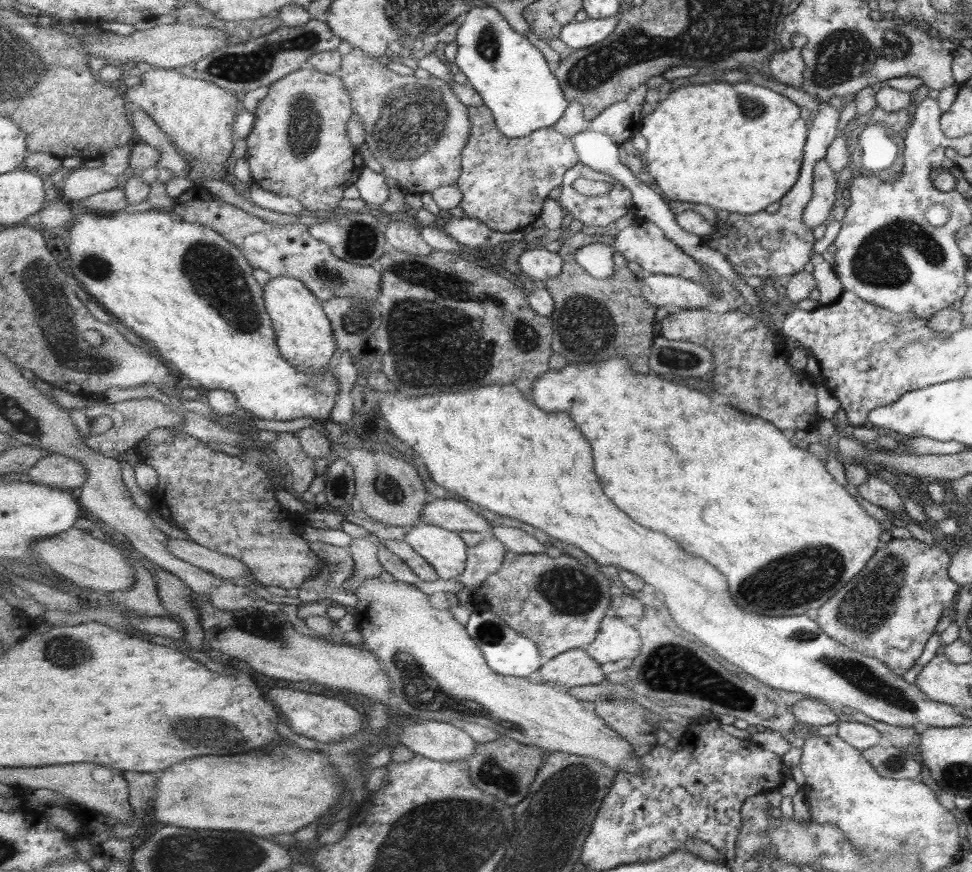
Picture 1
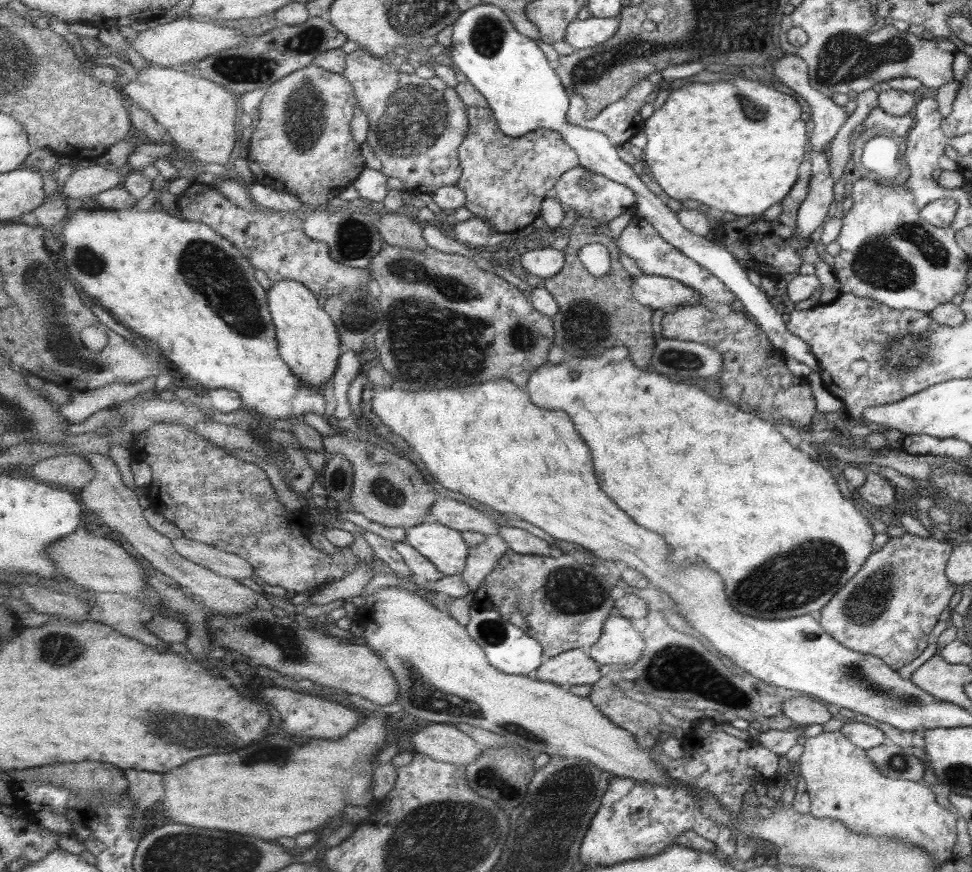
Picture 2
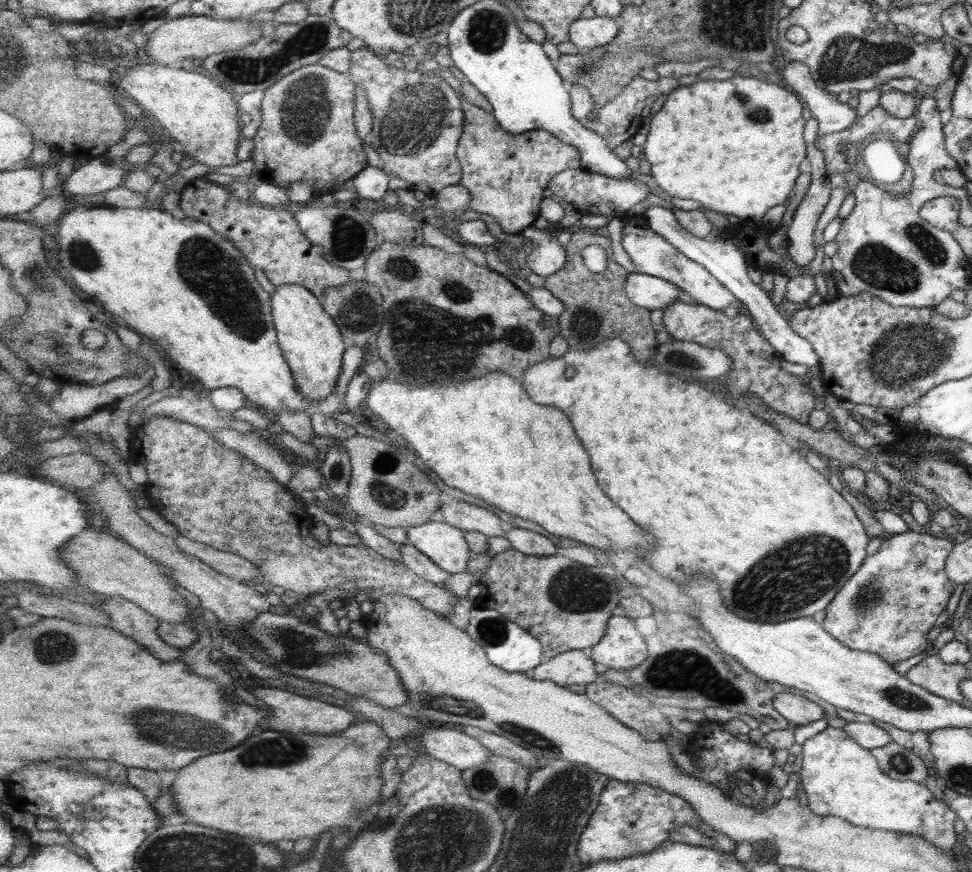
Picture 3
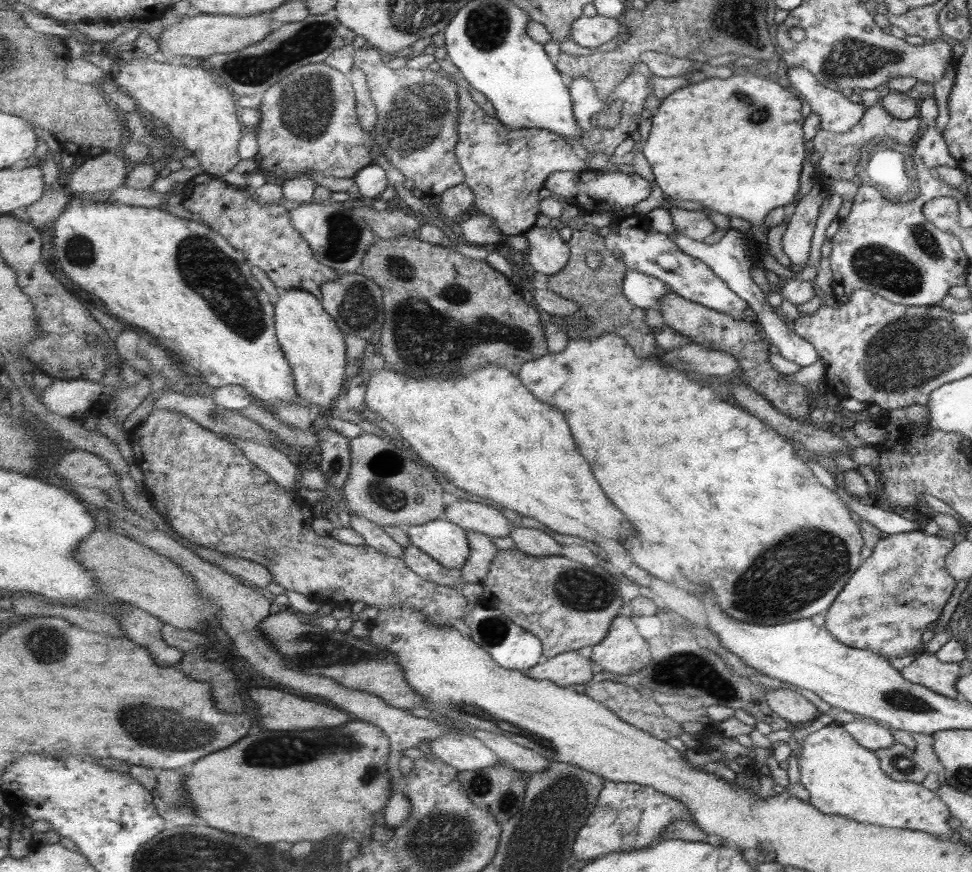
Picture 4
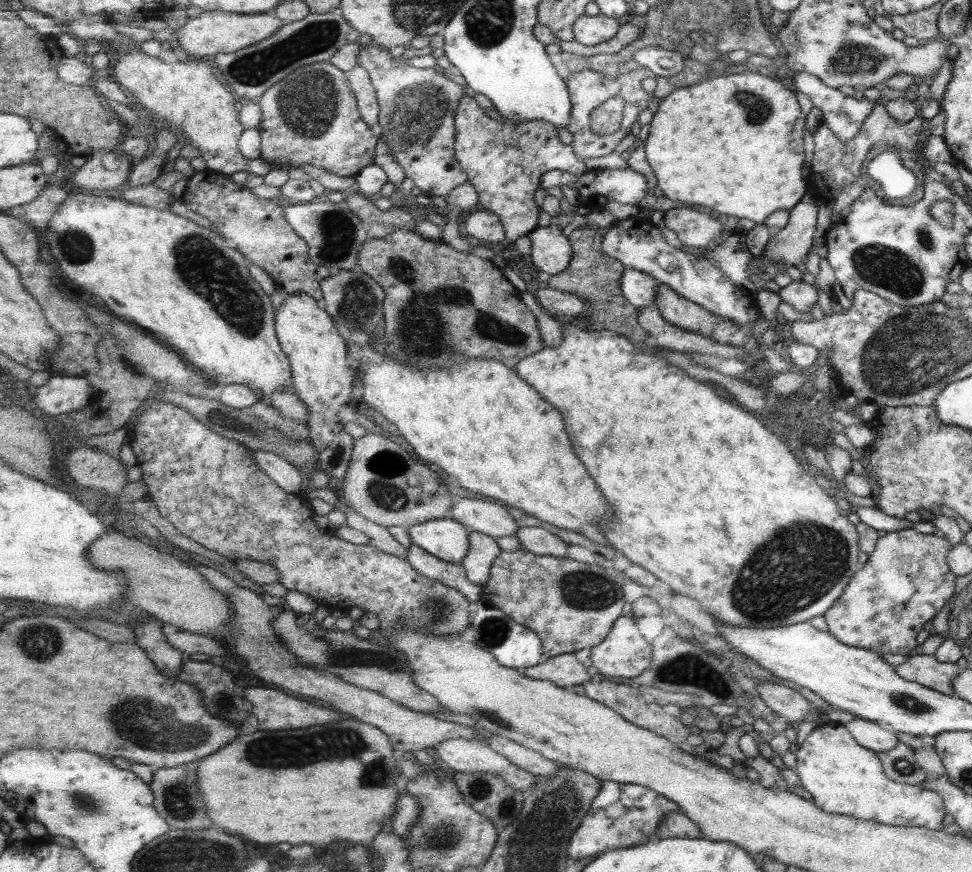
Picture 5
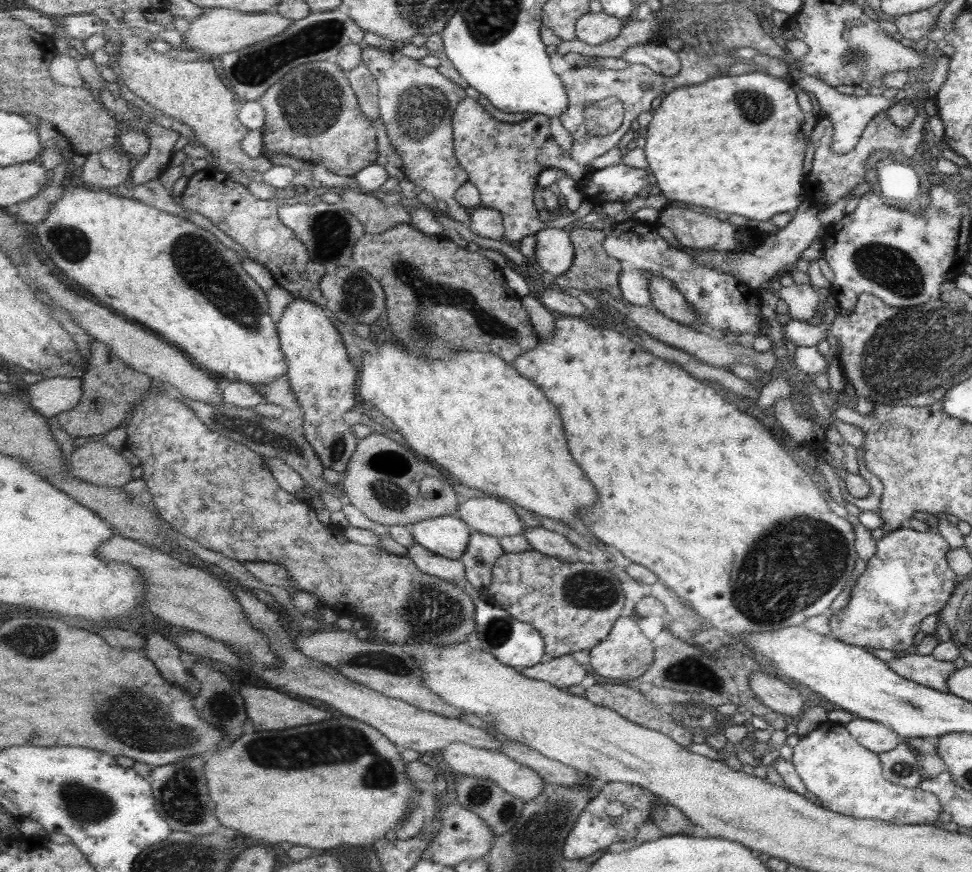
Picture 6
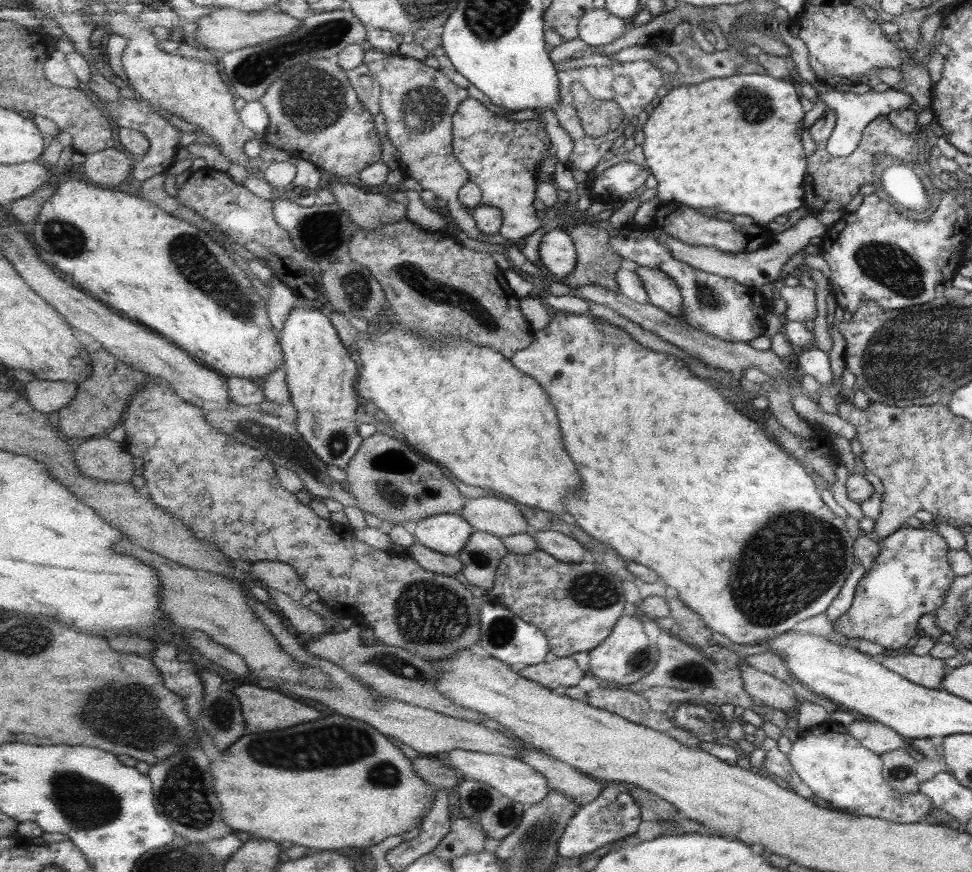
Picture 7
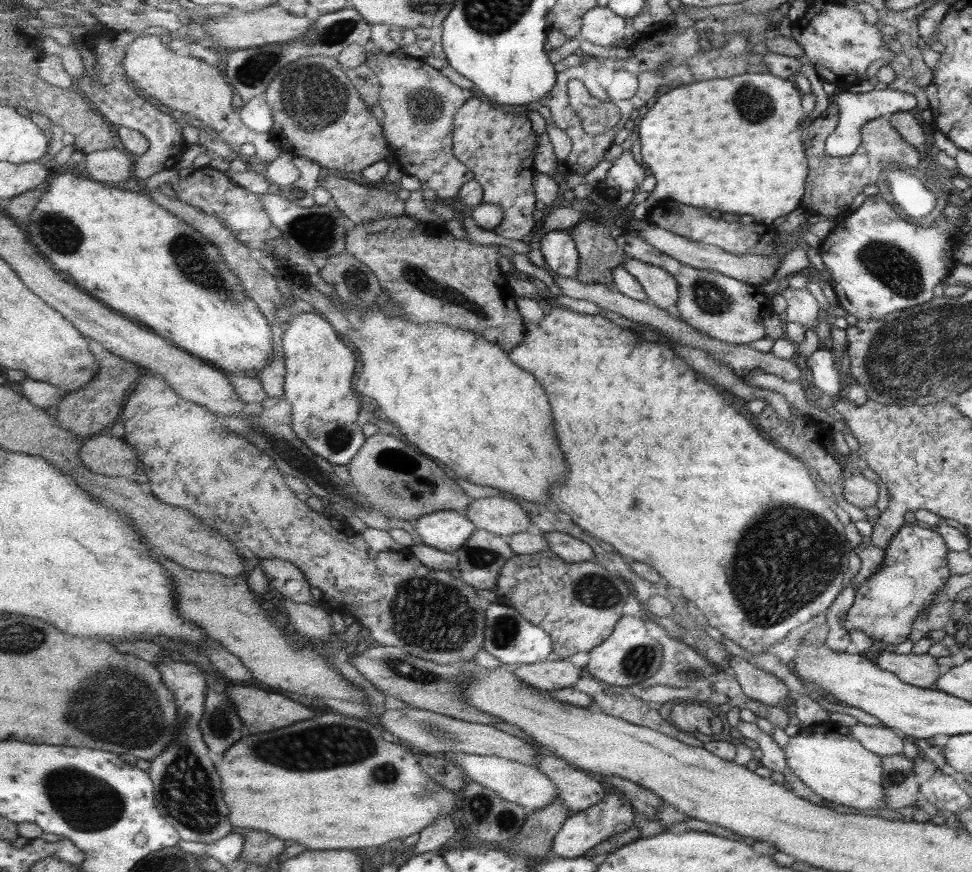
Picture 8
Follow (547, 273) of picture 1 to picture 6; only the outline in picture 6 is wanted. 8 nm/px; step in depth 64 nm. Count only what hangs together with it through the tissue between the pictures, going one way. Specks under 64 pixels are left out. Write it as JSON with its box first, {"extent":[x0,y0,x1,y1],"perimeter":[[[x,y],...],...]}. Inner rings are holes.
{"extent":[535,228,575,278],"perimeter":[[[546,228],[535,235],[536,262],[557,278],[574,266],[575,247],[566,228]]]}

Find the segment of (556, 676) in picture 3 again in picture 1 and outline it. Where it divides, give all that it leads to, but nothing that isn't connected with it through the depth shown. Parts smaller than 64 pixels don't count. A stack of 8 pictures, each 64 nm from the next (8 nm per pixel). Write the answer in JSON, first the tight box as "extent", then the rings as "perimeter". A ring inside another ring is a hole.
{"extent":[539,648,607,689],"perimeter":[[[574,648],[546,660],[539,672],[542,682],[563,689],[607,683],[607,676],[603,674],[601,664],[585,648]]]}

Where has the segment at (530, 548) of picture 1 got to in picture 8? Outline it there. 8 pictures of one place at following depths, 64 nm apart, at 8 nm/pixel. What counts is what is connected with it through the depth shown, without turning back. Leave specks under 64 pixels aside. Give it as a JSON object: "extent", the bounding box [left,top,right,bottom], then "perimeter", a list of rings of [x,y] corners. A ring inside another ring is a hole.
{"extent":[544,529,599,563],"perimeter":[[[561,529],[546,532],[544,535],[550,550],[561,556],[563,560],[571,563],[599,560],[599,555],[595,554],[595,550],[587,542],[574,538]]]}

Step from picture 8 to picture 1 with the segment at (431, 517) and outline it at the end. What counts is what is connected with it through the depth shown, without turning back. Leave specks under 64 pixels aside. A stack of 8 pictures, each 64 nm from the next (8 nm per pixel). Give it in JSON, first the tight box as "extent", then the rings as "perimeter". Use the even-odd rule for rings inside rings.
{"extent":[405,524,470,580],"perimeter":[[[425,524],[406,532],[405,539],[436,568],[441,579],[458,580],[466,571],[470,546],[460,533]]]}

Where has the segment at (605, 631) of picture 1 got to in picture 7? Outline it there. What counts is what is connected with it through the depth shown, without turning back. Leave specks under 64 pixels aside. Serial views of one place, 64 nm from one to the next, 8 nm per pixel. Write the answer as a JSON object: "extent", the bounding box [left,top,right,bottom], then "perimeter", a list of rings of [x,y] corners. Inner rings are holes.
{"extent":[590,615,659,685],"perimeter":[[[623,615],[614,631],[597,648],[590,650],[590,670],[594,676],[615,681],[619,685],[633,684],[655,670],[659,655],[655,641],[651,639],[641,621],[641,615]]]}

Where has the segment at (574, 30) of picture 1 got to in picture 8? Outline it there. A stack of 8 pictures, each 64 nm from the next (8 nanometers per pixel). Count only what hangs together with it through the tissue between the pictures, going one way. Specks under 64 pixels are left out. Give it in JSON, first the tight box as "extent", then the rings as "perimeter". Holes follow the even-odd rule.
{"extent":[579,6,630,46],"perimeter":[[[597,6],[585,14],[579,37],[601,46],[615,46],[630,35],[630,20],[608,6]]]}

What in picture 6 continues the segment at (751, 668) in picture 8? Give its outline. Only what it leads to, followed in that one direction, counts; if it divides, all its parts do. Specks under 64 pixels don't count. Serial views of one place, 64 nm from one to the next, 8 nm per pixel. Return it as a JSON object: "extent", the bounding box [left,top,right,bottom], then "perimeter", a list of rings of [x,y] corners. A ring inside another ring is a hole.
{"extent":[748,672,807,716],"perimeter":[[[762,672],[750,674],[748,687],[757,701],[779,714],[800,716],[807,703],[796,689]]]}

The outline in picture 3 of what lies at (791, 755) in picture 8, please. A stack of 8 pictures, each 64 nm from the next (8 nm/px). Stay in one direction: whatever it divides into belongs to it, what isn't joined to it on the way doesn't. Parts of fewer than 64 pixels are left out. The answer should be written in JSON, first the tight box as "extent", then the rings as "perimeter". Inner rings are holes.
{"extent":[796,727,955,852],"perimeter":[[[825,727],[804,740],[796,760],[801,784],[811,813],[835,816],[851,825],[875,828],[921,837],[939,851],[950,852],[955,847],[953,812],[937,801],[923,783],[893,780],[881,772],[869,749],[861,748],[842,728]]]}

